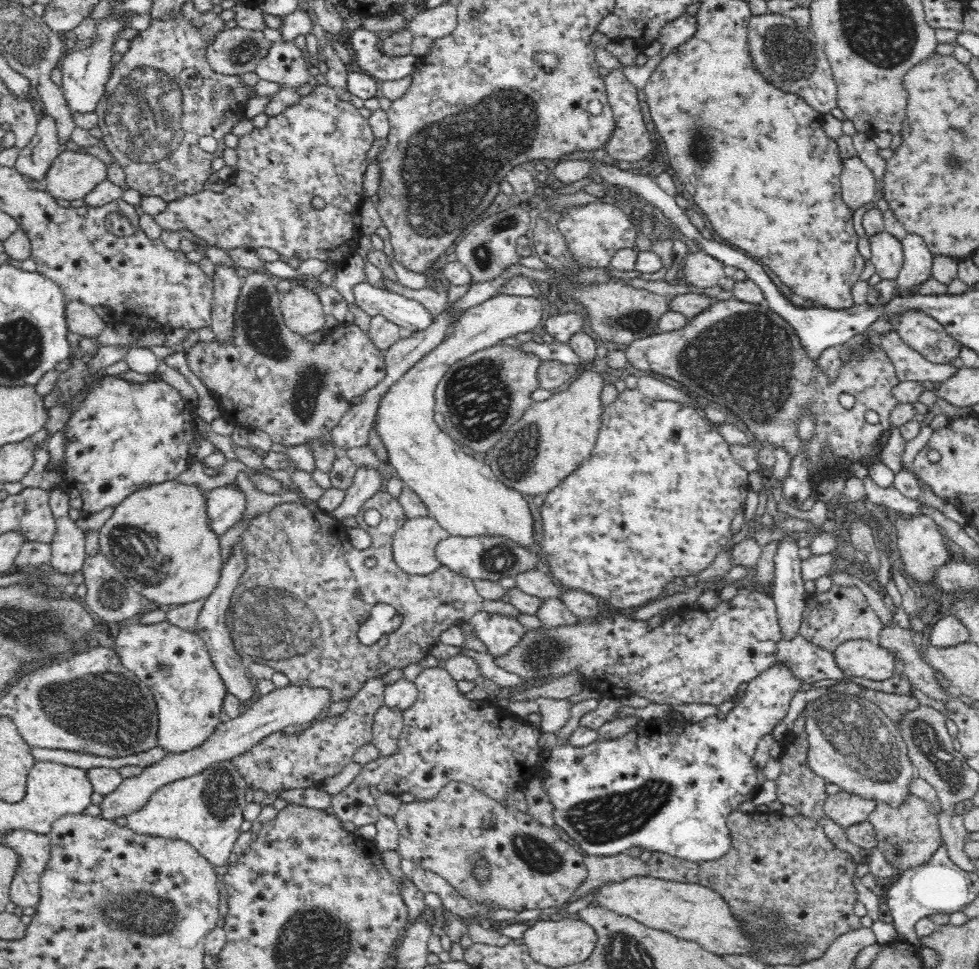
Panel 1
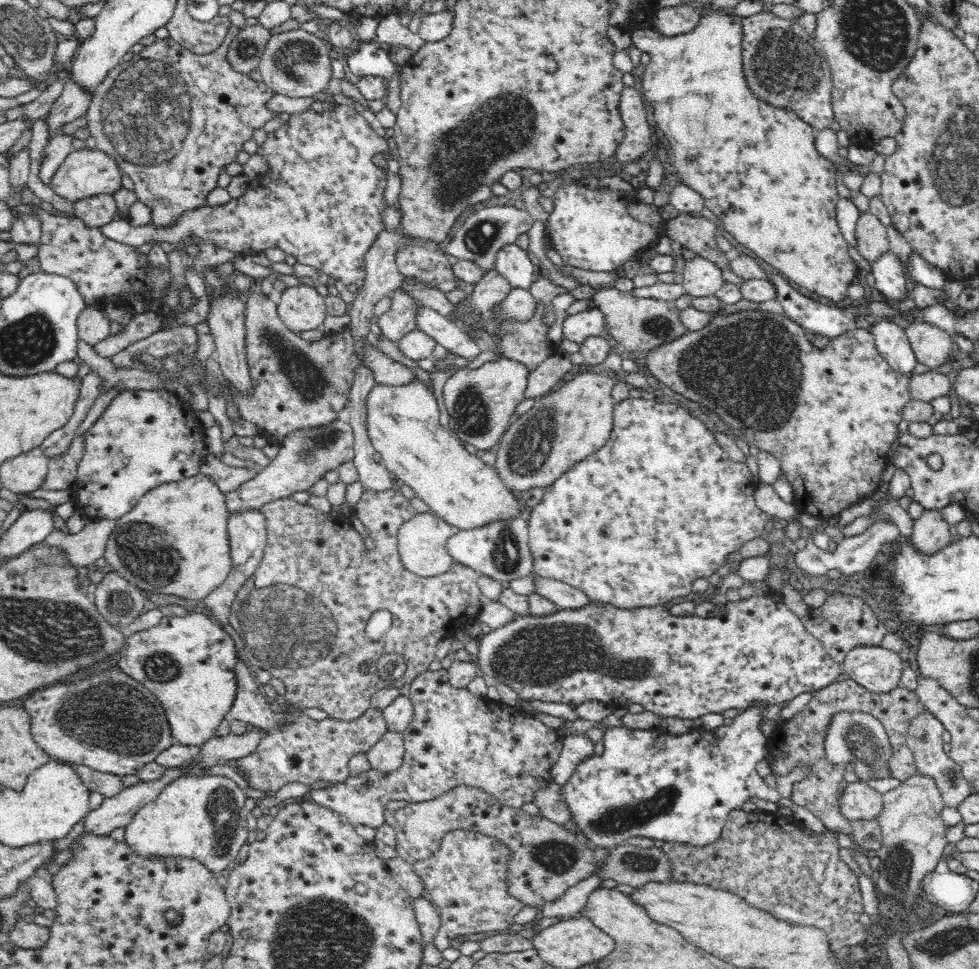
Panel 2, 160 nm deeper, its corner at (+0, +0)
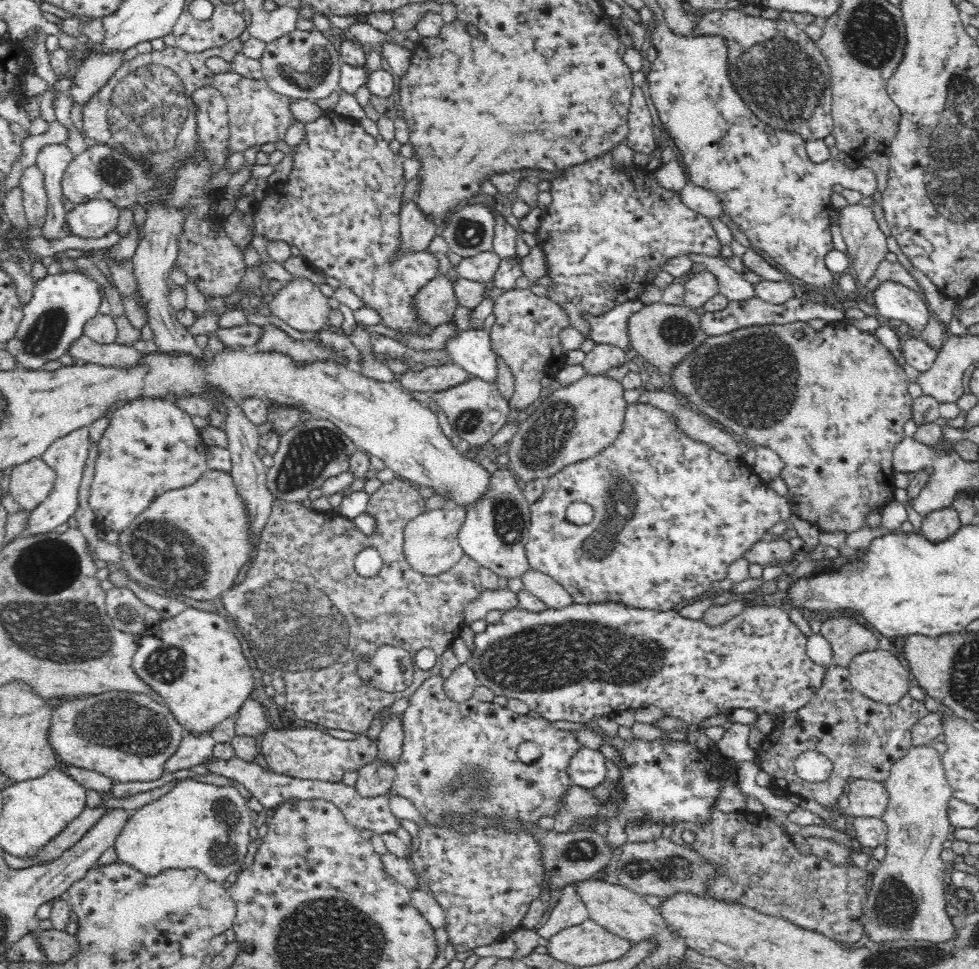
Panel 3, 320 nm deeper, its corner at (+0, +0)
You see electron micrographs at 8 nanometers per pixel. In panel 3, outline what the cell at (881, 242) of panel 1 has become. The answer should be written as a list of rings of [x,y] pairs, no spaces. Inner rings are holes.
[[[882,282],[880,288],[870,295],[868,298],[874,301],[873,308],[883,318],[906,322],[917,336],[927,326],[932,313],[919,293],[896,282]]]

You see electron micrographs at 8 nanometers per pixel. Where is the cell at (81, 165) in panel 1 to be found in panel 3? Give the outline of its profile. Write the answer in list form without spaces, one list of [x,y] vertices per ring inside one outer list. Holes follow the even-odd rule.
[[[204,86],[198,91],[194,91],[191,100],[195,106],[195,126],[197,133],[197,146],[199,150],[196,155],[190,156],[180,162],[180,166],[174,168],[170,183],[164,183],[155,172],[151,172],[151,164],[144,159],[138,159],[128,151],[120,148],[114,149],[108,145],[95,144],[88,148],[84,154],[80,154],[72,159],[66,167],[61,187],[64,196],[75,204],[82,204],[94,199],[106,199],[117,206],[118,210],[128,209],[134,212],[134,207],[138,204],[147,211],[150,203],[160,203],[162,207],[176,207],[184,211],[184,222],[182,222],[182,232],[178,234],[178,252],[174,267],[178,267],[182,273],[188,277],[188,282],[192,282],[198,291],[205,297],[228,297],[236,292],[241,286],[245,270],[248,265],[244,263],[244,251],[226,234],[221,225],[222,220],[211,214],[212,203],[216,202],[223,190],[213,189],[210,180],[227,166],[227,161],[232,156],[230,151],[230,121],[228,116],[227,102],[222,93],[212,86]]]

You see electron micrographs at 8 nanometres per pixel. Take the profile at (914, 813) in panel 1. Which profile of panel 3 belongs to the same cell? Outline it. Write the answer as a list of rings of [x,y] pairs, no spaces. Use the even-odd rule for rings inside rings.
[[[933,745],[910,746],[906,754],[902,754],[902,758],[894,762],[888,778],[883,783],[889,794],[885,813],[881,816],[887,826],[886,856],[870,877],[862,914],[858,916],[862,932],[876,944],[903,940],[944,944],[955,941],[956,927],[953,917],[948,915],[946,910],[946,906],[951,901],[948,892],[950,886],[948,869],[940,858],[940,852],[950,832],[947,804],[952,798],[952,789],[947,781],[940,753]]]

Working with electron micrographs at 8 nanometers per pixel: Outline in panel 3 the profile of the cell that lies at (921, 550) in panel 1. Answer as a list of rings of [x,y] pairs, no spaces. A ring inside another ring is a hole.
[[[953,506],[928,514],[922,521],[921,534],[931,542],[943,542],[962,528],[960,516]]]

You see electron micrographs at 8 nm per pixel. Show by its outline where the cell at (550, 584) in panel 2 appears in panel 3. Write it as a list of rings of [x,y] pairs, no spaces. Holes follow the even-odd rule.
[[[528,569],[520,579],[524,589],[542,600],[548,609],[561,609],[572,603],[570,593],[547,574]]]

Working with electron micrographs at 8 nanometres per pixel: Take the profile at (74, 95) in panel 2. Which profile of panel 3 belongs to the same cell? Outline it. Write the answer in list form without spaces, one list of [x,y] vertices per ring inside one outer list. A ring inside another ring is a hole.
[[[91,51],[84,59],[84,64],[78,68],[73,79],[74,86],[67,93],[75,100],[74,104],[86,104],[93,94],[106,86],[112,75],[116,74],[124,64],[124,56],[125,51],[110,53]]]

